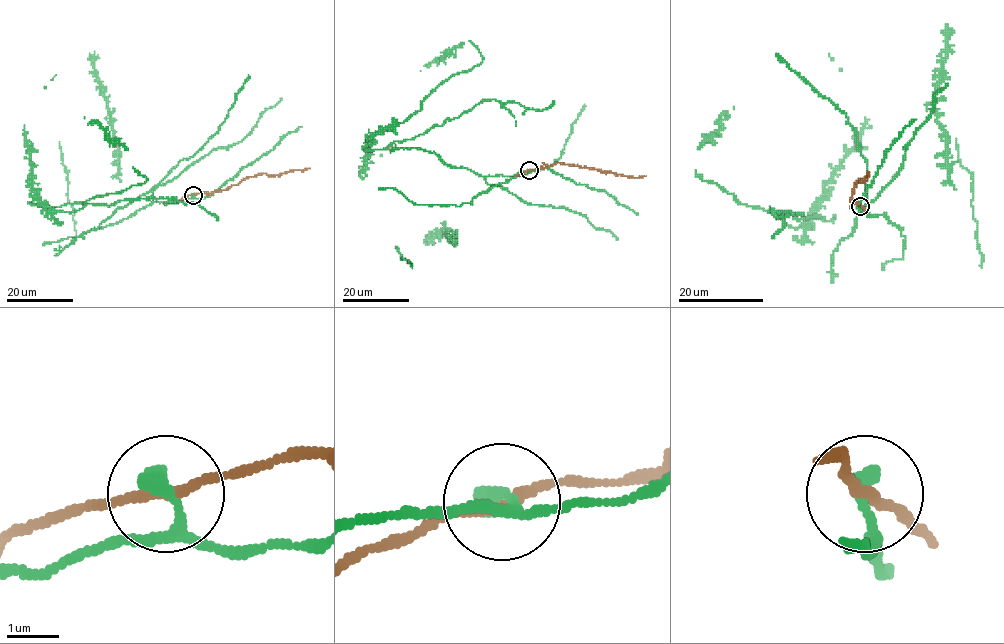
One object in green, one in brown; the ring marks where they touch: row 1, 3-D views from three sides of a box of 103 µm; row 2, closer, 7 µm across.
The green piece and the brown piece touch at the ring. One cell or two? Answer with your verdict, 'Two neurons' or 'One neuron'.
One neuron

